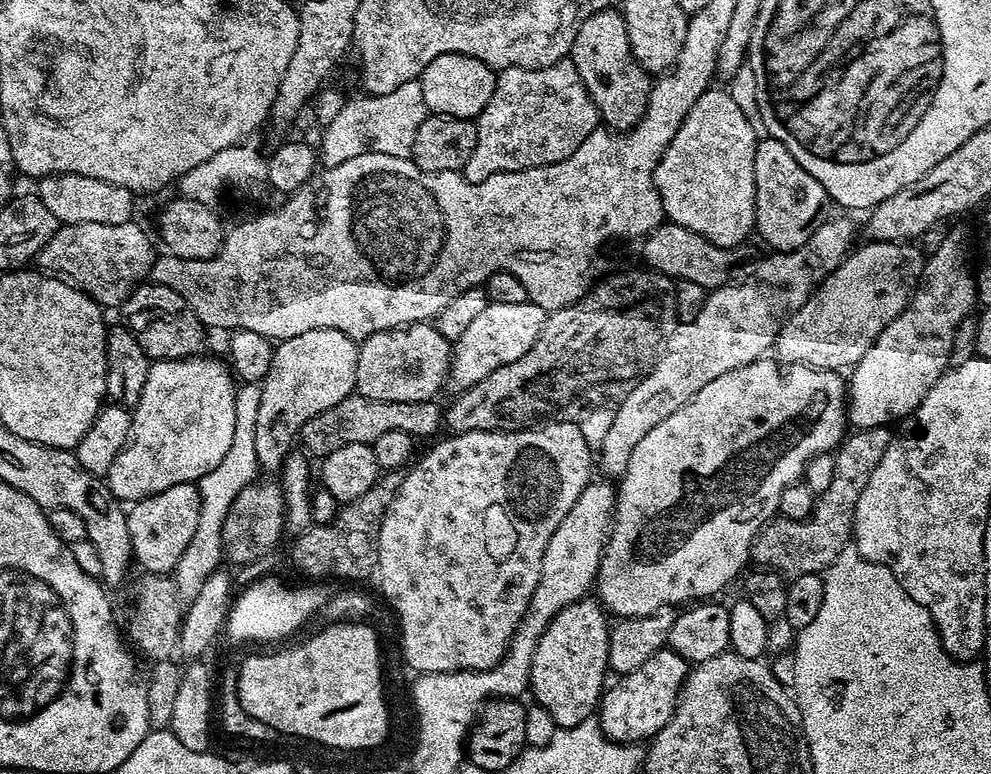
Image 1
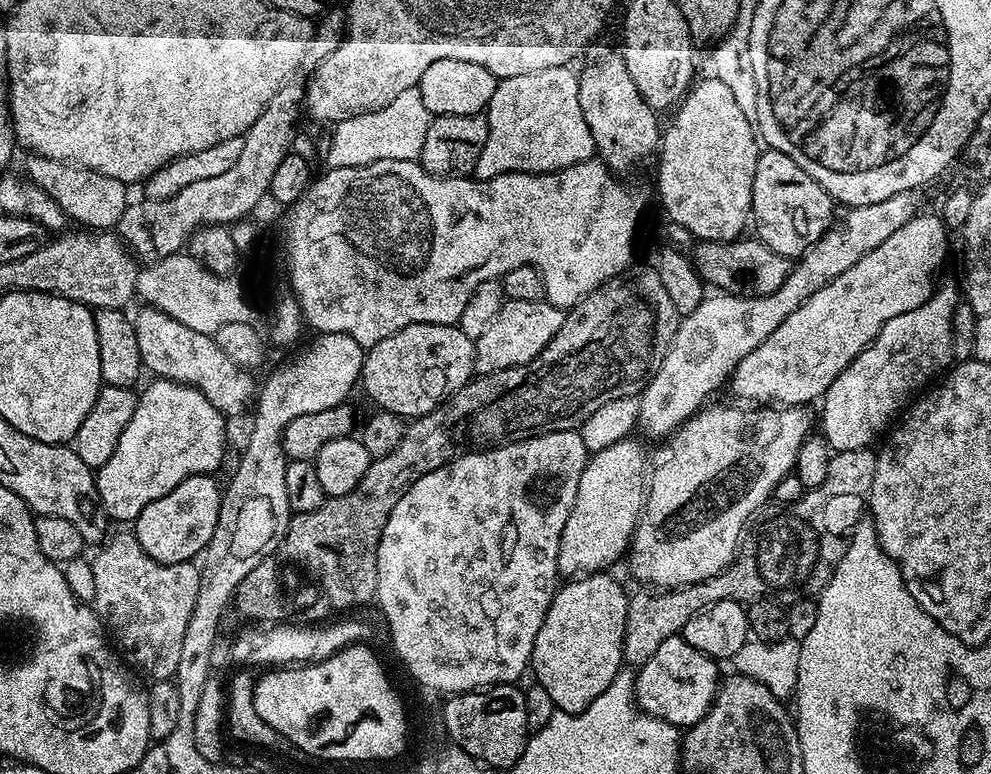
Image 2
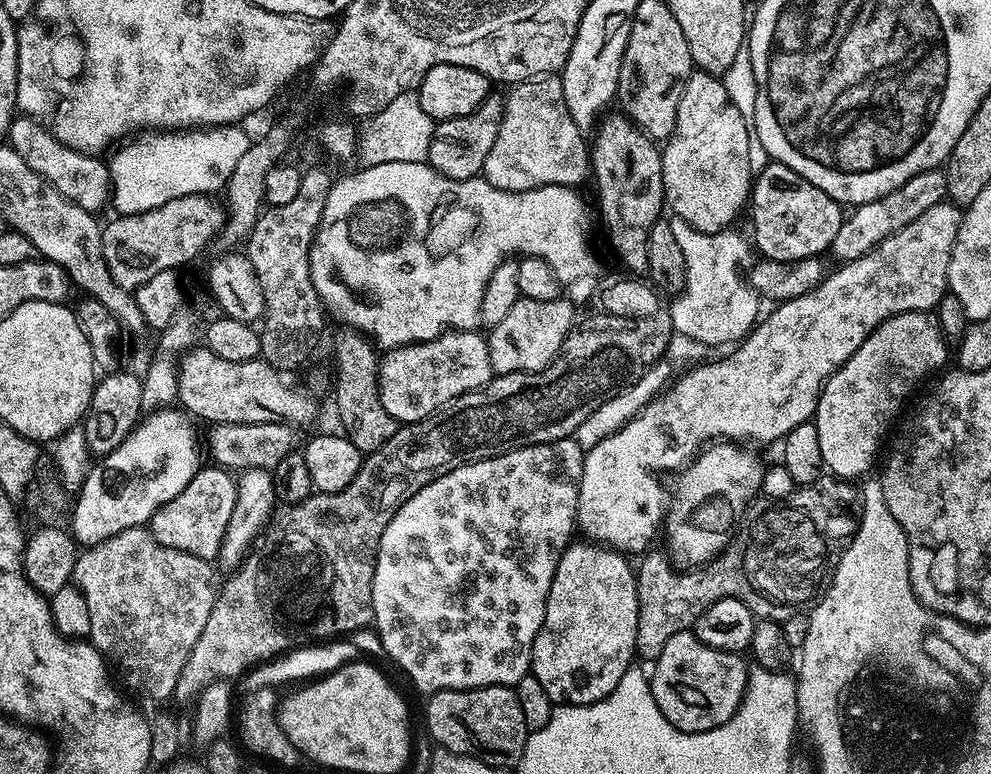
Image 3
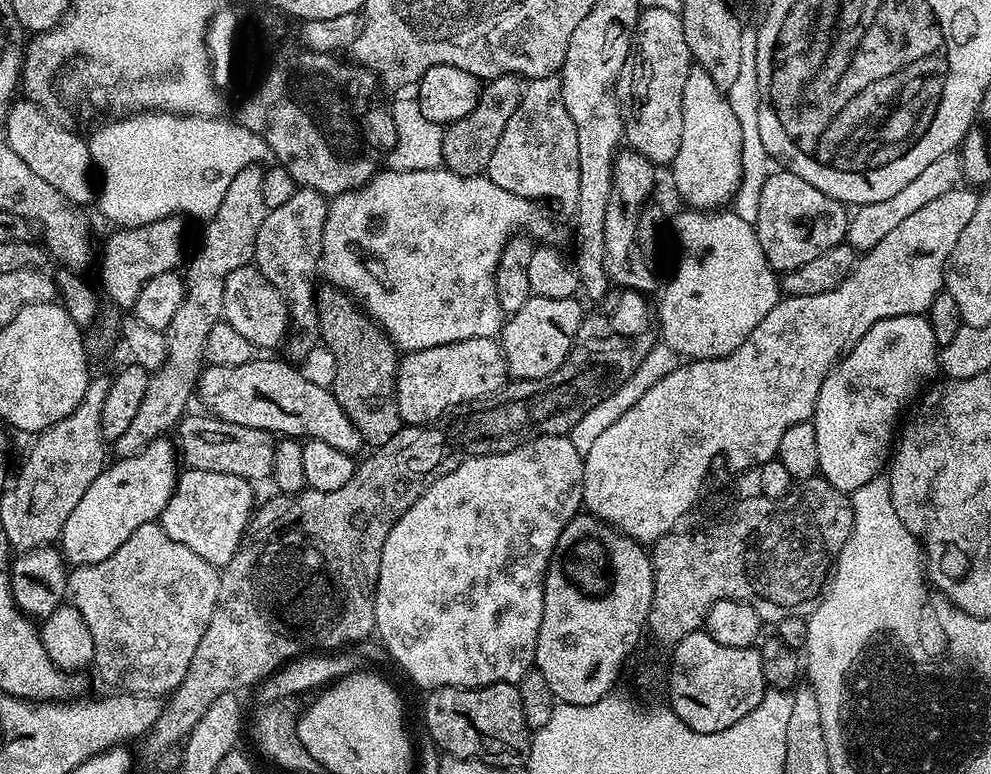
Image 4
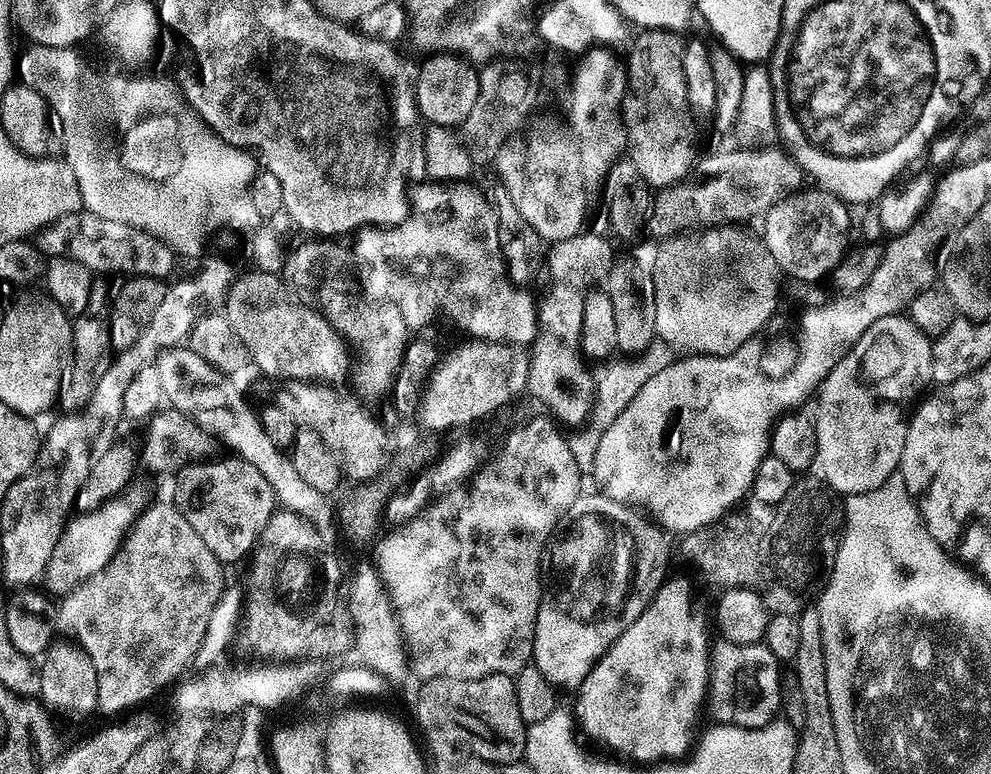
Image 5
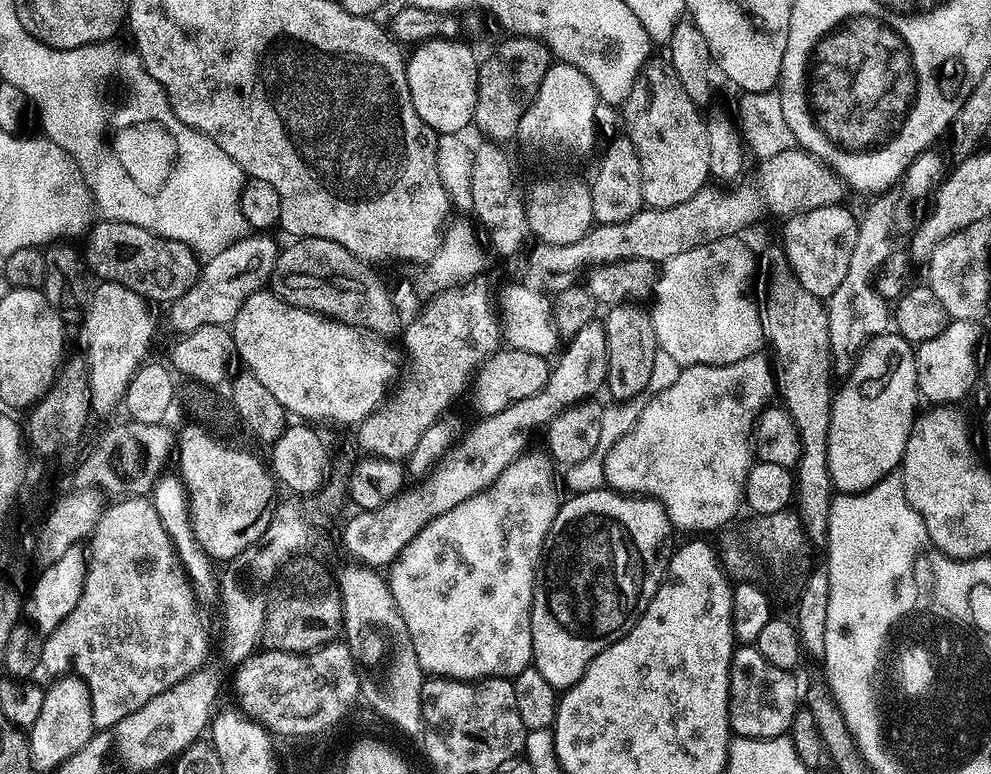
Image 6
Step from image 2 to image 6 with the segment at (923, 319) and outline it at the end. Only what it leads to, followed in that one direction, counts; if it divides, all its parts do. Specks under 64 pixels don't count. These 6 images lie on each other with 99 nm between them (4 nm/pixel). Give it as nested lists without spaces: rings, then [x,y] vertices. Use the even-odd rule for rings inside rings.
[[[889,330],[879,336],[873,336],[860,349],[854,363],[856,365],[853,366],[852,373],[845,378],[844,385],[835,389],[826,446],[828,473],[833,489],[840,494],[865,492],[903,465],[908,435],[918,415],[916,403],[921,403],[922,400],[916,385],[916,354],[913,345],[895,331]]]

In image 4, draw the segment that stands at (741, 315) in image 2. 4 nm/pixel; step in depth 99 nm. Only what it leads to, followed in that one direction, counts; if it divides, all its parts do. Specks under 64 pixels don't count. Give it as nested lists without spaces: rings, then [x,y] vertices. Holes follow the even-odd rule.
[[[954,151],[942,154],[942,158],[930,162],[930,166],[926,166],[926,170],[922,170],[922,174],[918,174],[918,178],[914,178],[914,182],[902,186],[902,190],[898,190],[898,194],[886,198],[886,202],[859,205],[851,213],[846,243],[857,253],[869,252],[874,246],[878,246],[878,242],[882,242],[882,238],[886,238],[886,234],[892,233],[905,218],[910,218],[910,214],[915,214],[917,210],[922,210],[922,206],[927,206],[929,202],[942,198],[942,194],[950,194],[950,190],[954,190],[961,183],[962,174],[961,153]]]

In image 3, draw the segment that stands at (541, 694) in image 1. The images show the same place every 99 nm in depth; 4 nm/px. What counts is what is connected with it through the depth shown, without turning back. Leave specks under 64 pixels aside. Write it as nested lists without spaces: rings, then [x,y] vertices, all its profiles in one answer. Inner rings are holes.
[[[583,542],[584,544],[569,543],[558,562],[558,570],[554,570],[554,582],[550,582],[550,594],[546,598],[546,618],[542,622],[542,630],[532,643],[532,667],[531,675],[536,676],[546,694],[552,699],[553,705],[562,704],[593,704],[610,694],[614,686],[618,686],[618,681],[622,679],[622,674],[633,667],[634,657],[636,656],[636,635],[638,634],[638,590],[636,589],[636,573],[633,565],[628,565],[621,553],[595,542]]]

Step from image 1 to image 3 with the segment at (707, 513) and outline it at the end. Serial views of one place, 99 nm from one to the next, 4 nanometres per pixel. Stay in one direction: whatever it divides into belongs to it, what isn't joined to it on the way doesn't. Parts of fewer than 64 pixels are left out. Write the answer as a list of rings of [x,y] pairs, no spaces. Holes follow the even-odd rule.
[[[736,442],[713,443],[677,475],[681,476],[676,480],[676,489],[671,489],[662,532],[668,535],[667,551],[684,563],[681,565],[704,566],[719,556],[749,504],[757,499],[766,464],[744,448]]]

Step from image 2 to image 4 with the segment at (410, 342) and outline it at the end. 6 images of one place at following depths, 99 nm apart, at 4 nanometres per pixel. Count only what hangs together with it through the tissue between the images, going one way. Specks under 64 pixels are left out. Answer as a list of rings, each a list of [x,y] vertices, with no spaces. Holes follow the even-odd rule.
[[[491,335],[466,338],[453,344],[430,346],[399,357],[396,365],[396,405],[401,421],[409,424],[430,424],[446,412],[492,396],[509,379],[504,351]]]

